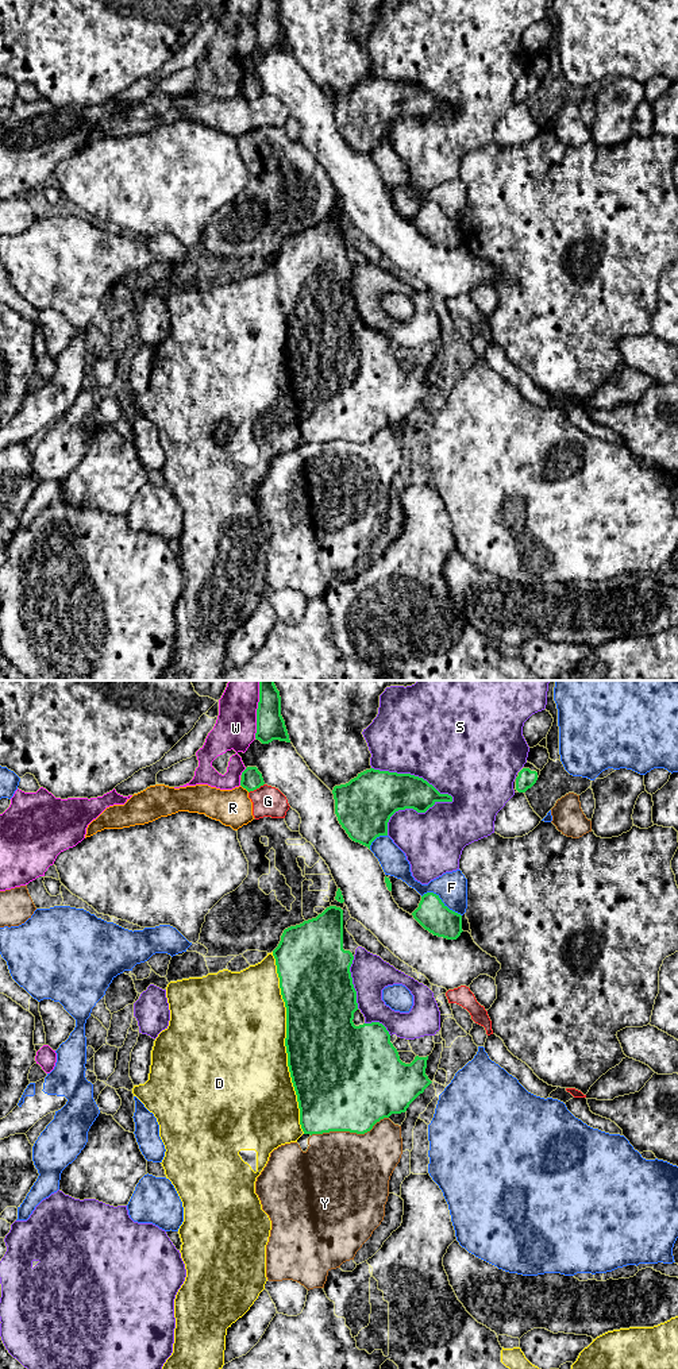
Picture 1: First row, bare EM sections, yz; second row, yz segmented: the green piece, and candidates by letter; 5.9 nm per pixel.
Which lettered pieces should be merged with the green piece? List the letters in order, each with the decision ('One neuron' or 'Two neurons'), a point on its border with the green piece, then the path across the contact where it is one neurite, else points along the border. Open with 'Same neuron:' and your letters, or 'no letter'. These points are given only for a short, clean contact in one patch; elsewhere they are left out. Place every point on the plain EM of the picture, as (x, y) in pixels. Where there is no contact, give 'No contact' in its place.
Same neuron: D
D: One neuron. Touches green at yz (285, 351)
F: Two neurons. Touches green at yz (440, 209)
G: Two neurons. Touches green at yz (255, 97)
R: Two neurons. Touches green at yz (245, 96)
S: Two neurons. Touches green at yz (413, 84)
W: Two neurons. Touches green at yz (257, 23)
Y: Two neurons. Touches green at yz (349, 439)

